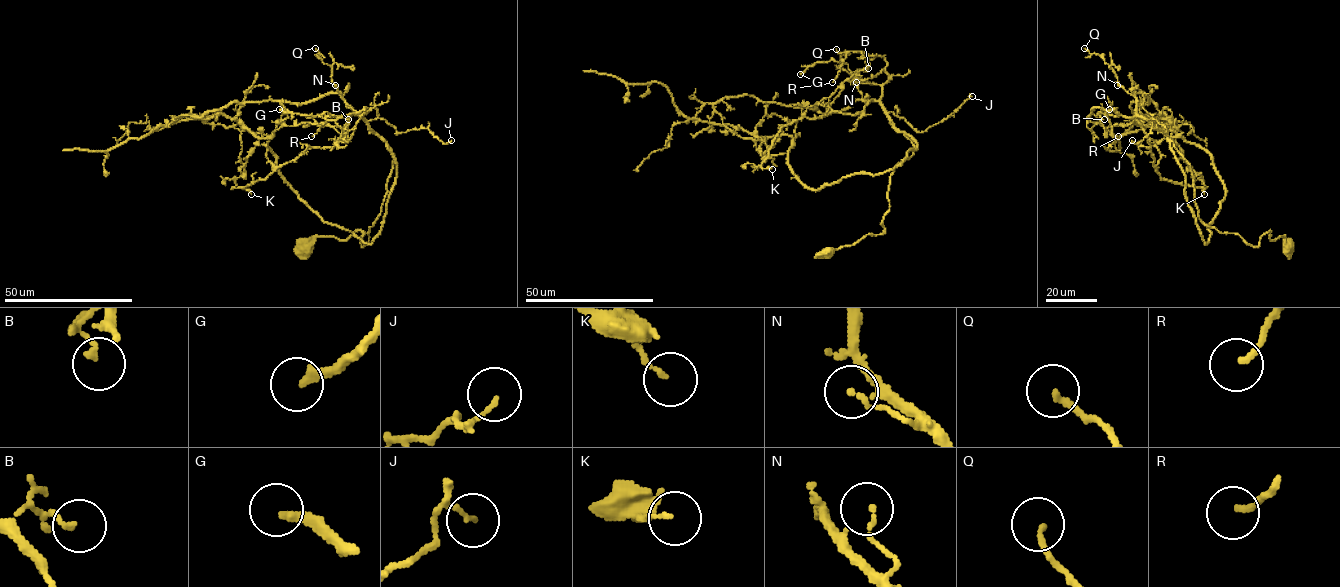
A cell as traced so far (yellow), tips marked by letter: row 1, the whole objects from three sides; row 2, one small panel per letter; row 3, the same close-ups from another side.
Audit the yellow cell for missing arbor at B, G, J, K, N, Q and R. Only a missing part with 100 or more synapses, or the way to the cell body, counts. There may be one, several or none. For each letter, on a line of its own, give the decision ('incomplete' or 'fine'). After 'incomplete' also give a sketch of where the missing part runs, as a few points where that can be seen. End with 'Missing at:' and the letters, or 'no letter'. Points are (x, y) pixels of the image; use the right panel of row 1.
B: fine
G: fine
J: fine
K: fine
N: fine
Q: fine
R: fine
Missing at: no letter

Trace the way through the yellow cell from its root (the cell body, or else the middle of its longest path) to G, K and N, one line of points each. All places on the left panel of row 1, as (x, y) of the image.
G: (305, 247), (317, 237), (345, 240), (357, 231), (363, 246), (368, 242), (394, 154), (359, 114), (279, 109)
K: (305, 247), (357, 231), (368, 242), (394, 158), (384, 139), (353, 113), (333, 147), (240, 187), (251, 194)
N: (305, 247), (317, 237), (345, 240), (357, 231), (366, 244), (393, 165), (387, 142), (335, 85)

